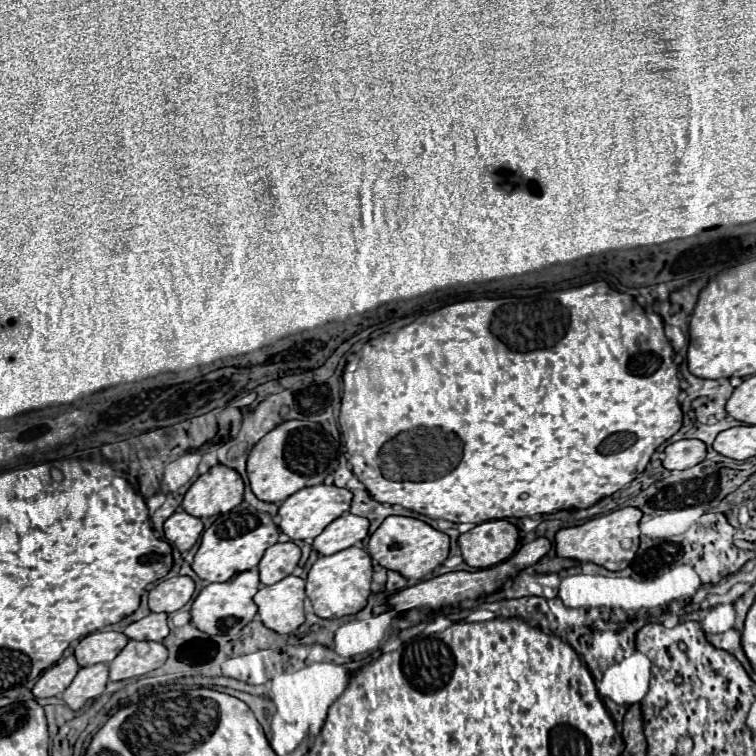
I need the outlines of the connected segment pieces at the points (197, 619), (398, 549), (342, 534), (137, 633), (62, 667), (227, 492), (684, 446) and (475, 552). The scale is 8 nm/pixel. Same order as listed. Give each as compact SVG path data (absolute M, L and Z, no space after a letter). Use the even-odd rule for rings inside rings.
M257 568L239 572L227 582L209 584L197 594L197 598L191 604L191 622L205 634L237 634L257 614L257 606L253 602L257 590L259 590Z
M387 516L381 522L381 526L369 536L367 550L369 550L371 558L377 560L383 568L397 570L397 572L401 572L409 580L421 580L427 572L433 572L449 556L449 536L445 532L439 532L439 530L431 528L427 522L423 522L419 518L411 518L411 516Z
M345 512L339 518L335 518L313 540L313 550L317 550L319 554L335 554L339 550L345 550L345 548L361 542L367 536L367 532L369 532L369 520L367 518Z
M151 612L149 616L129 624L123 634L131 640L157 640L161 642L167 634L169 634L169 626L167 626L167 614L155 614Z
M67 656L63 660L59 660L57 664L53 664L51 668L47 668L37 684L33 686L33 694L35 698L51 698L51 696L59 696L75 678L75 674L79 672L79 664L75 660L75 656Z
M223 464L201 474L183 496L183 510L197 518L225 514L243 502L241 476Z
M679 440L665 448L663 466L667 470L685 470L705 460L705 444L701 440Z
M489 520L459 536L463 560L471 568L491 568L519 546L519 530L509 520Z

